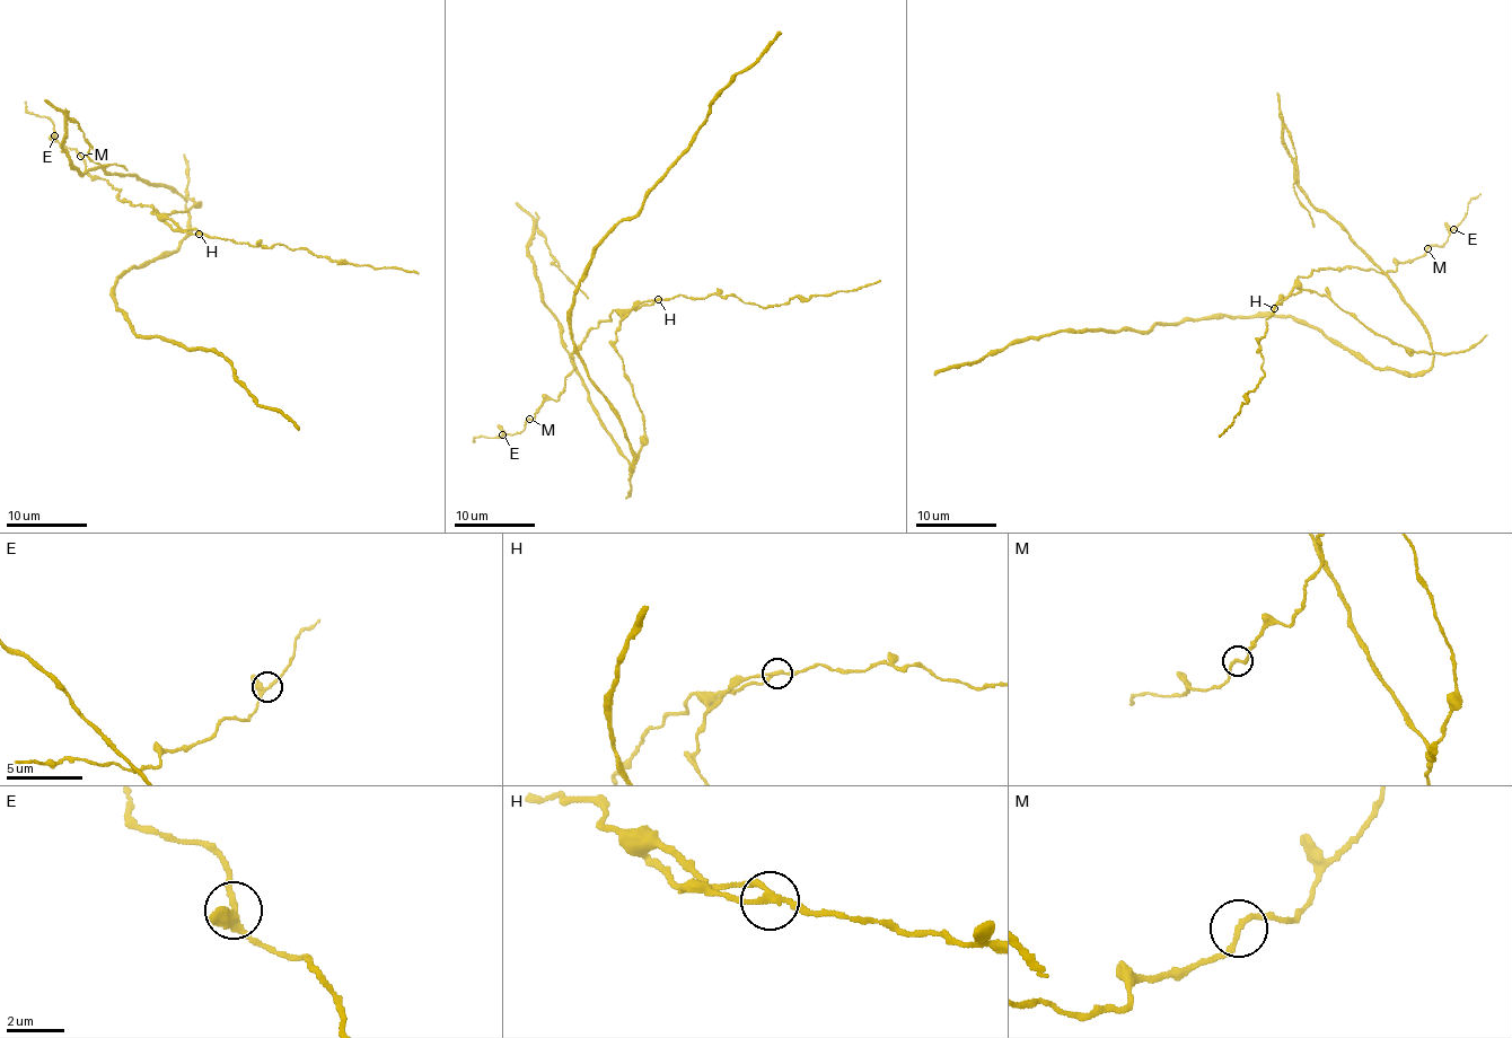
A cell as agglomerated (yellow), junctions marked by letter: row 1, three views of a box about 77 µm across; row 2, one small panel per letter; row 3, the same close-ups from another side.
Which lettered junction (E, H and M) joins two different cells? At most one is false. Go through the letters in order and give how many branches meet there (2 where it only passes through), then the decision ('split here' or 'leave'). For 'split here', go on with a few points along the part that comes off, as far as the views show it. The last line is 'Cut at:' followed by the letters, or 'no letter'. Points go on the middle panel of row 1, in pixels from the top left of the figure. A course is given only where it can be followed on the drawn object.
E: 3 branches meet; leave
H: 3 branches meet; split here; foreign part runs (659, 299), (616, 331), (644, 423), (630, 471), (625, 427), (572, 340), (574, 289), (714, 94), (781, 33)
M: 2 branches meet; leave
Cut at: H

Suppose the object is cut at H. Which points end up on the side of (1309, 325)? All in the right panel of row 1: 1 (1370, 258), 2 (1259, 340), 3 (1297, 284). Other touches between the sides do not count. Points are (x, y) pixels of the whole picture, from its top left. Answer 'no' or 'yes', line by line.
1: yes
2: no
3: no

